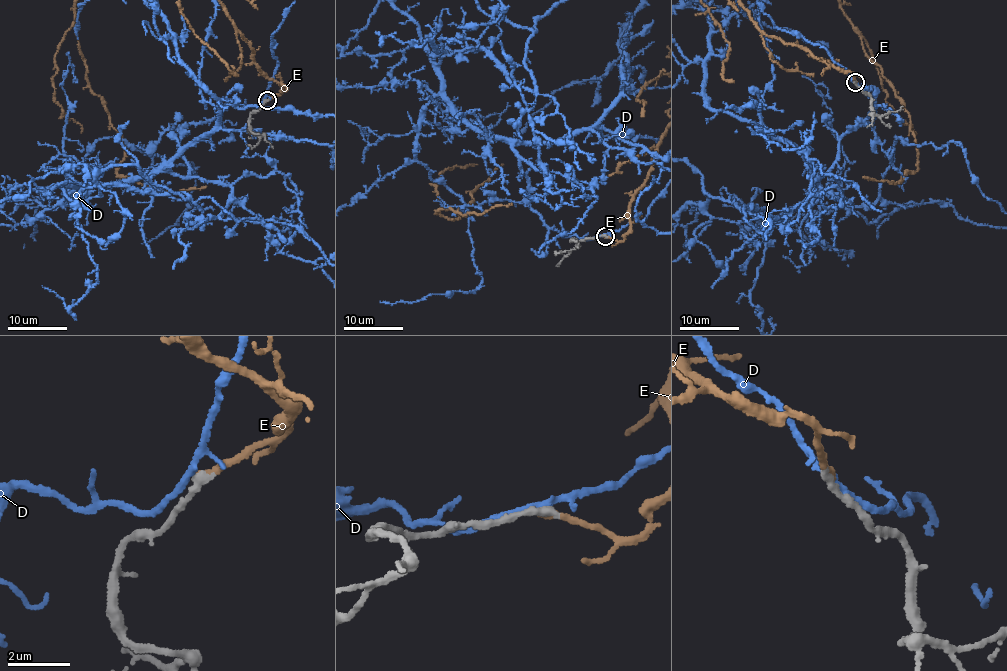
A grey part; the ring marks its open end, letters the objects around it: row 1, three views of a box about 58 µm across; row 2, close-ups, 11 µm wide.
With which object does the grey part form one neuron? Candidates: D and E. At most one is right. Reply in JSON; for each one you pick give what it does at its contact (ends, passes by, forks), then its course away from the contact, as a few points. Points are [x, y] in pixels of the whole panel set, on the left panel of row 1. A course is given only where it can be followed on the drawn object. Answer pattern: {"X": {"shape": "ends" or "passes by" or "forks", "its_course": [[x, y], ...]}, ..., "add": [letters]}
{"E": {"shape": "ends"}, "add": ["E"]}

